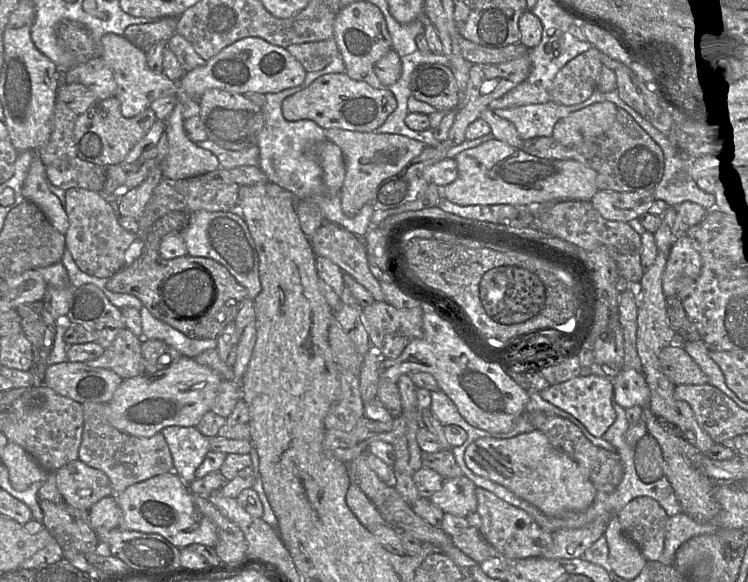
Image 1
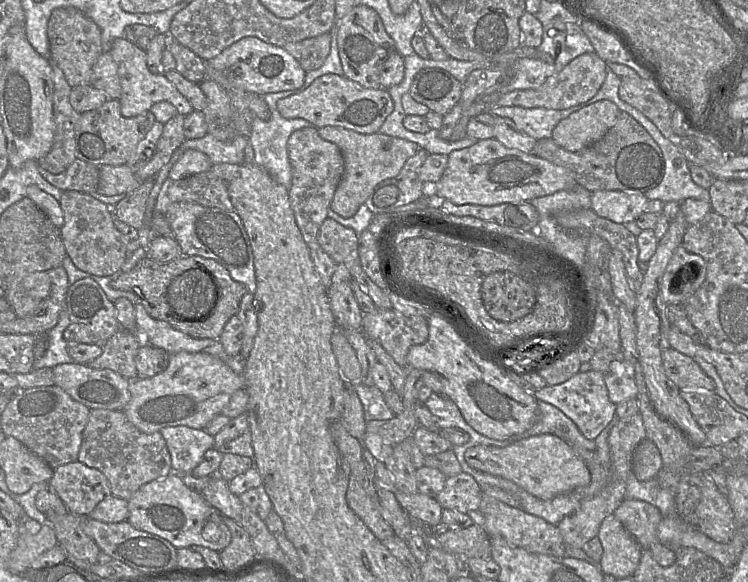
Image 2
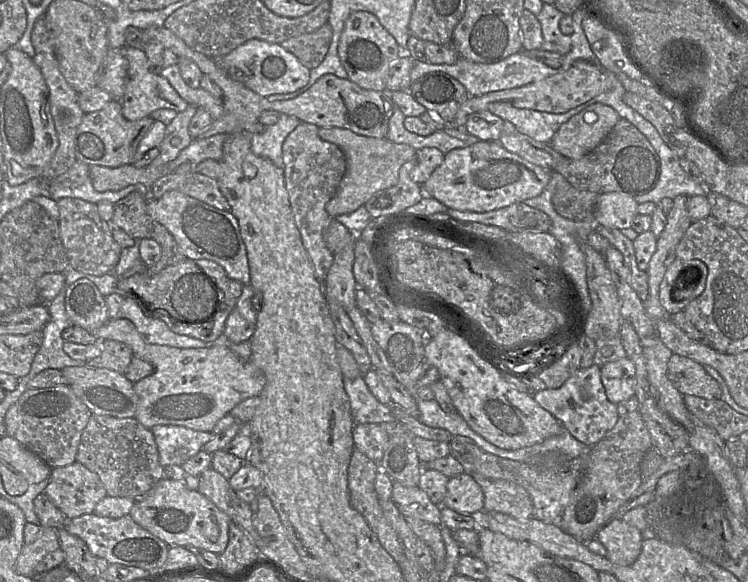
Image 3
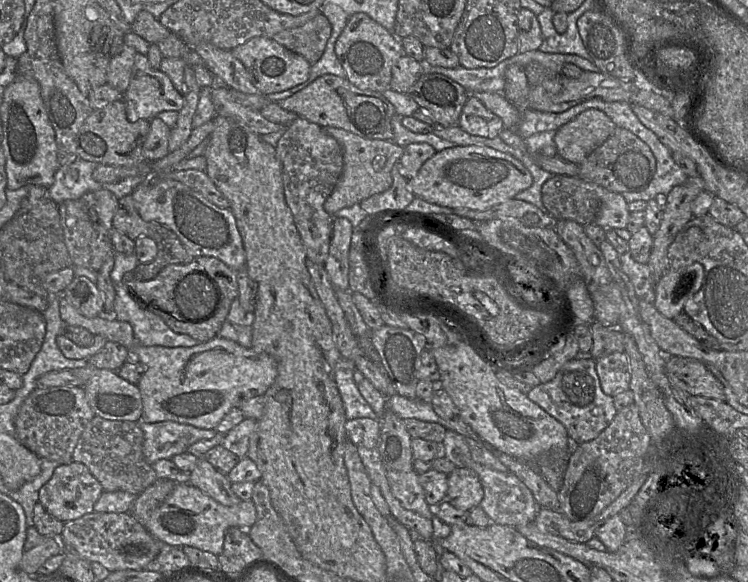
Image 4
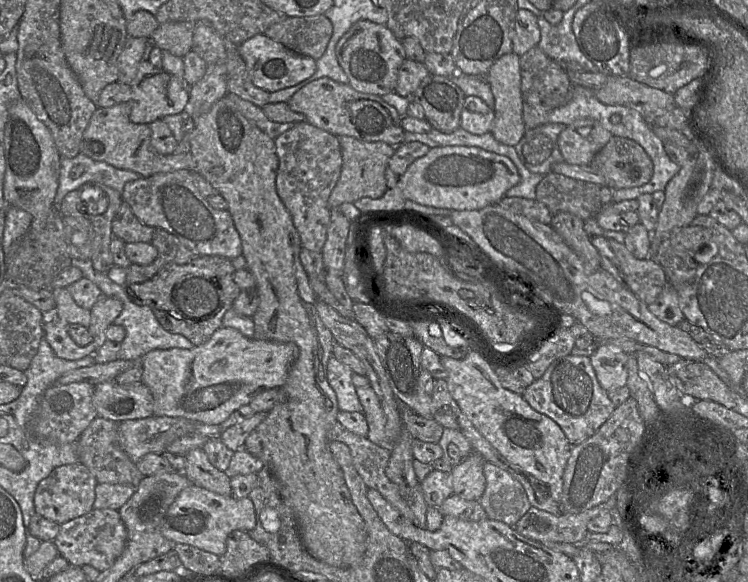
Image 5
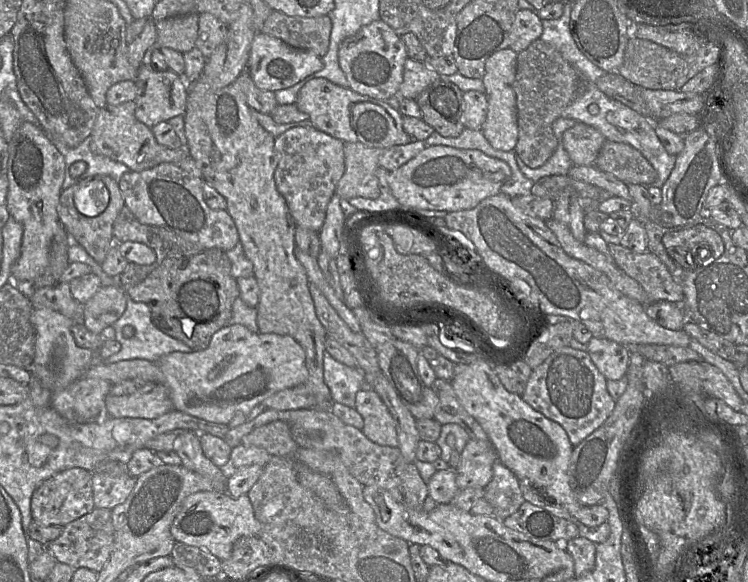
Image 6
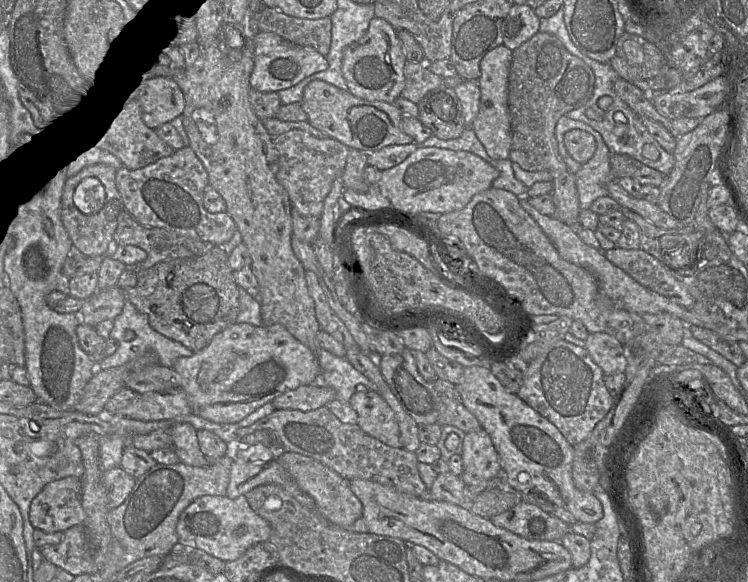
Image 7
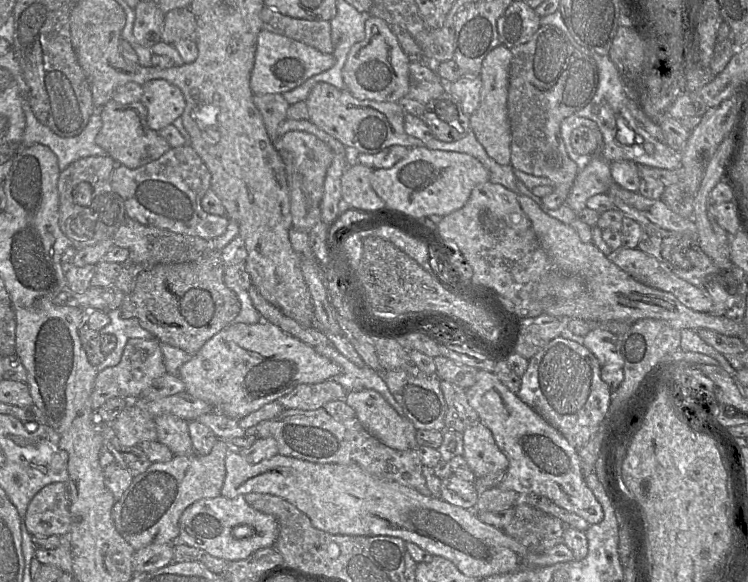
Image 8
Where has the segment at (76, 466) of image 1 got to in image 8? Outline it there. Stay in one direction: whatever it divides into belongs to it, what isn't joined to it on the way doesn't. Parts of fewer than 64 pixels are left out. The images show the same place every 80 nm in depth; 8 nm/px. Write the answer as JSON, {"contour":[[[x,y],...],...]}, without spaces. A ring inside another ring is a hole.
{"contour":[[[66,482],[44,486],[34,495],[26,512],[26,526],[31,535],[62,536],[71,525],[70,494]]]}

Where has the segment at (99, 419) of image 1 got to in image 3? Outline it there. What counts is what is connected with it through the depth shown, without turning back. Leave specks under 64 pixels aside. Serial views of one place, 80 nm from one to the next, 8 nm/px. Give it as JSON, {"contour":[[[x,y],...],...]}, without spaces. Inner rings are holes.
{"contour":[[[92,414],[82,433],[76,461],[96,473],[113,497],[139,499],[165,478],[152,432],[135,417],[116,418]]]}

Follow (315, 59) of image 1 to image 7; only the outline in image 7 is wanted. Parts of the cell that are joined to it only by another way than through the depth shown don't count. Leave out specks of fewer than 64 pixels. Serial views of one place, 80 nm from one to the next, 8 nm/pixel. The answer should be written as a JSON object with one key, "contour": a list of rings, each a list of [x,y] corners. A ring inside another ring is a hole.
{"contour":[[[263,7],[257,15],[257,31],[275,33],[293,44],[312,47],[325,57],[330,50],[331,28],[332,23],[330,17],[315,20],[297,18],[269,7]]]}

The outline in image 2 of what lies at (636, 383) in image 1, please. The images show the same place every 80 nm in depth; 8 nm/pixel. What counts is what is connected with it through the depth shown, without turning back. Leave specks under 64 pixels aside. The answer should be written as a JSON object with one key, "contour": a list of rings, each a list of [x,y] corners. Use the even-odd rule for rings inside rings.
{"contour":[[[626,360],[611,362],[609,371],[604,374],[604,381],[613,404],[636,399],[638,389],[634,379],[634,367],[630,362]]]}

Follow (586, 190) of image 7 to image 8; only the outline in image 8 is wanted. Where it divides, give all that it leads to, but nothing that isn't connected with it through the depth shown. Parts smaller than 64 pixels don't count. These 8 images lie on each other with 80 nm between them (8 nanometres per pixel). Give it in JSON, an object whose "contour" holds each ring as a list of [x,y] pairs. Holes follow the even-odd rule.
{"contour":[[[593,129],[596,136],[596,153],[588,154],[592,160],[576,175],[568,197],[563,204],[579,213],[586,208],[587,200],[597,194],[607,194],[613,179],[610,171],[611,162],[602,155],[603,139],[599,129]]]}

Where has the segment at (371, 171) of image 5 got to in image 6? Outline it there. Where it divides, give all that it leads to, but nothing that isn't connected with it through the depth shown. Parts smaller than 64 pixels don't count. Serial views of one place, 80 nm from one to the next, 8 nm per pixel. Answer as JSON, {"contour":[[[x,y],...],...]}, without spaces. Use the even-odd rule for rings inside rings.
{"contour":[[[360,142],[345,143],[345,171],[335,193],[345,200],[356,197],[377,199],[380,186],[376,169],[384,149],[369,147]]]}

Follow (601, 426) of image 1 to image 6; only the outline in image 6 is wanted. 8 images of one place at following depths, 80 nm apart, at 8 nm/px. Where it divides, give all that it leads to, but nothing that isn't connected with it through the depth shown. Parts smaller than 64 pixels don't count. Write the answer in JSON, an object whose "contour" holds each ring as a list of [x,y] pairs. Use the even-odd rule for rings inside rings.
{"contour":[[[565,346],[555,350],[532,370],[521,398],[533,409],[561,425],[575,447],[599,428],[615,407],[606,381],[587,351]]]}

